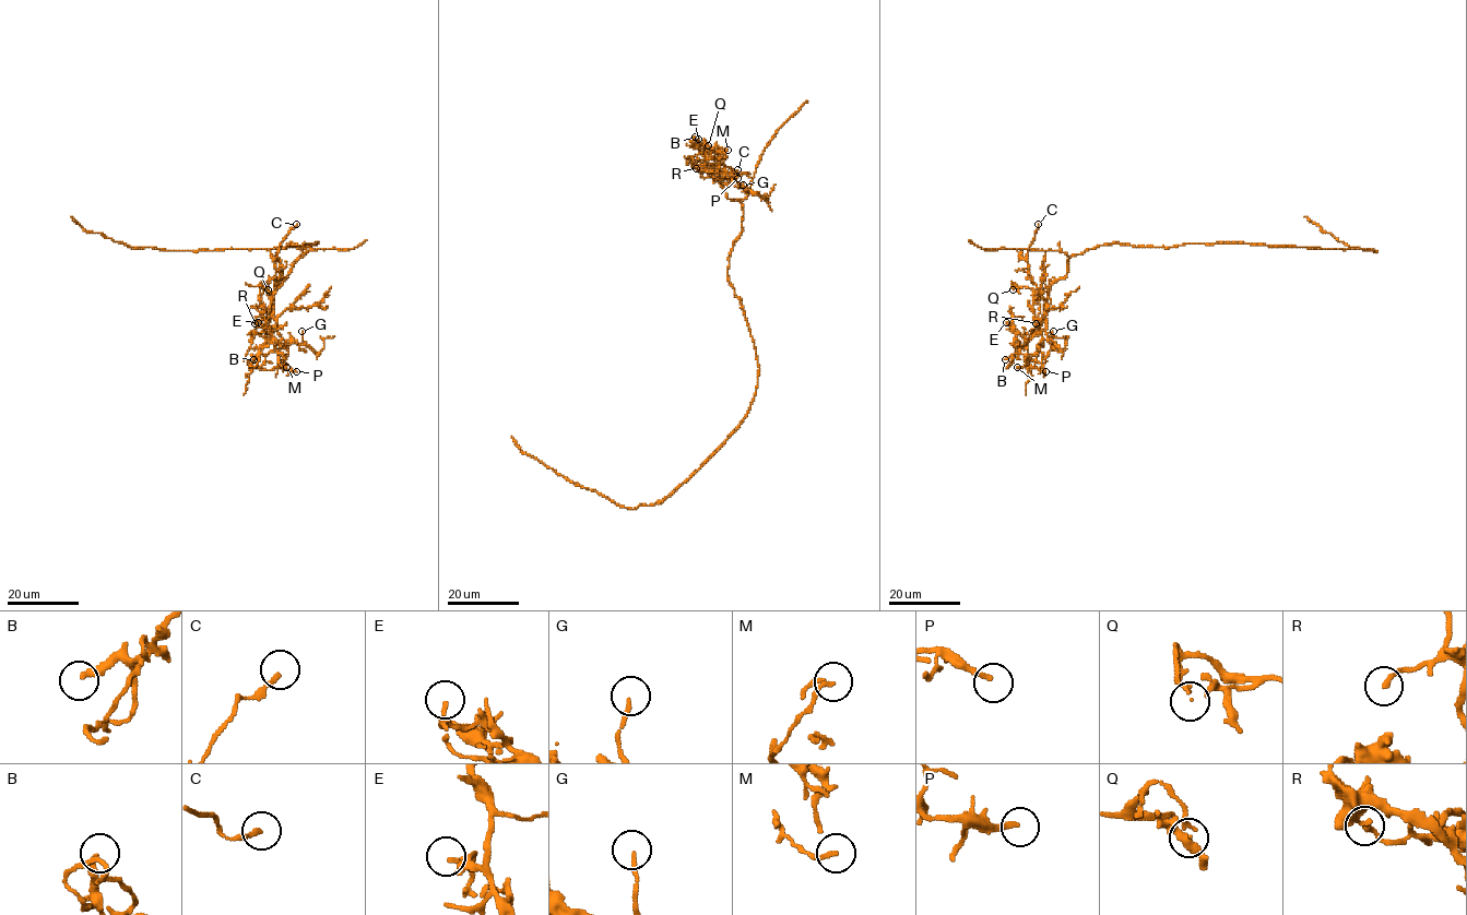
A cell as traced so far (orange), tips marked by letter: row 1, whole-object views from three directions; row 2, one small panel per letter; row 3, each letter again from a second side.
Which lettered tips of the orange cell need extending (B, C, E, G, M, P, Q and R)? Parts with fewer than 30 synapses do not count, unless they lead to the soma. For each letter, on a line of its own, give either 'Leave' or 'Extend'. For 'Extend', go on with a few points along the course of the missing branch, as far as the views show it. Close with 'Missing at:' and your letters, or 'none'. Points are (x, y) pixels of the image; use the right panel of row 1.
B: Leave
C: Leave
E: Leave
G: Leave
M: Leave
P: Leave
Q: Leave
R: Leave
Missing at: none

